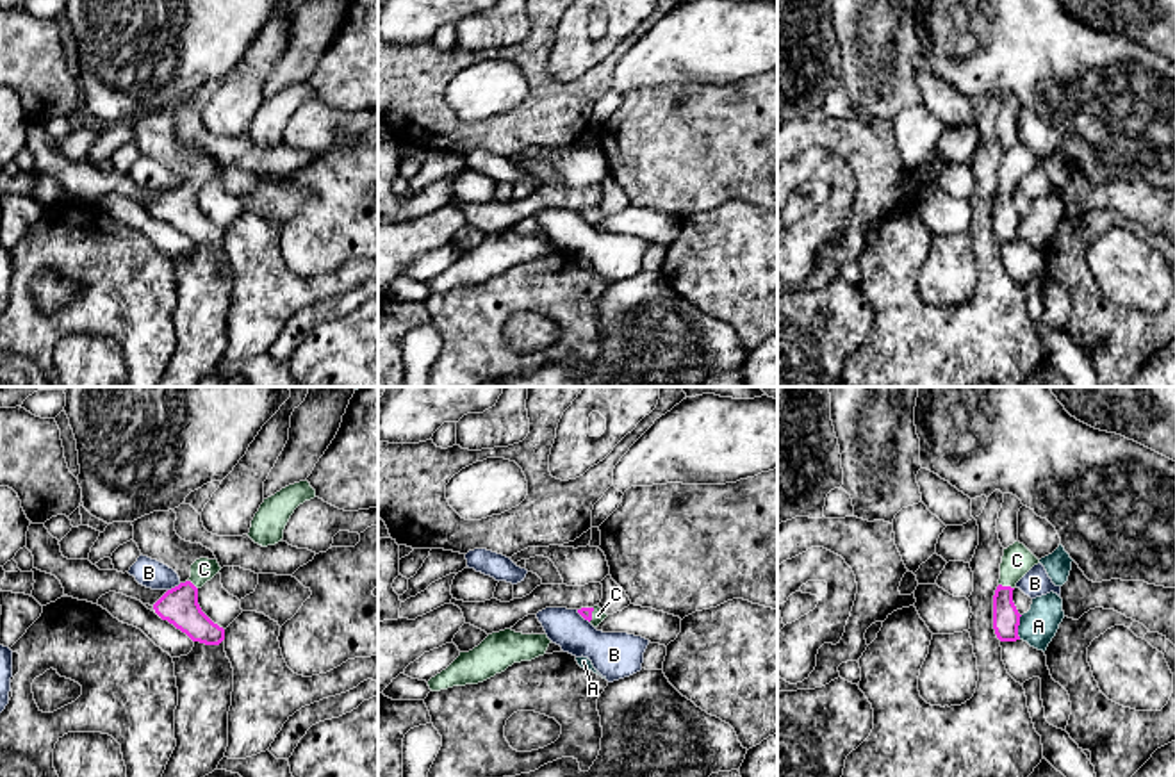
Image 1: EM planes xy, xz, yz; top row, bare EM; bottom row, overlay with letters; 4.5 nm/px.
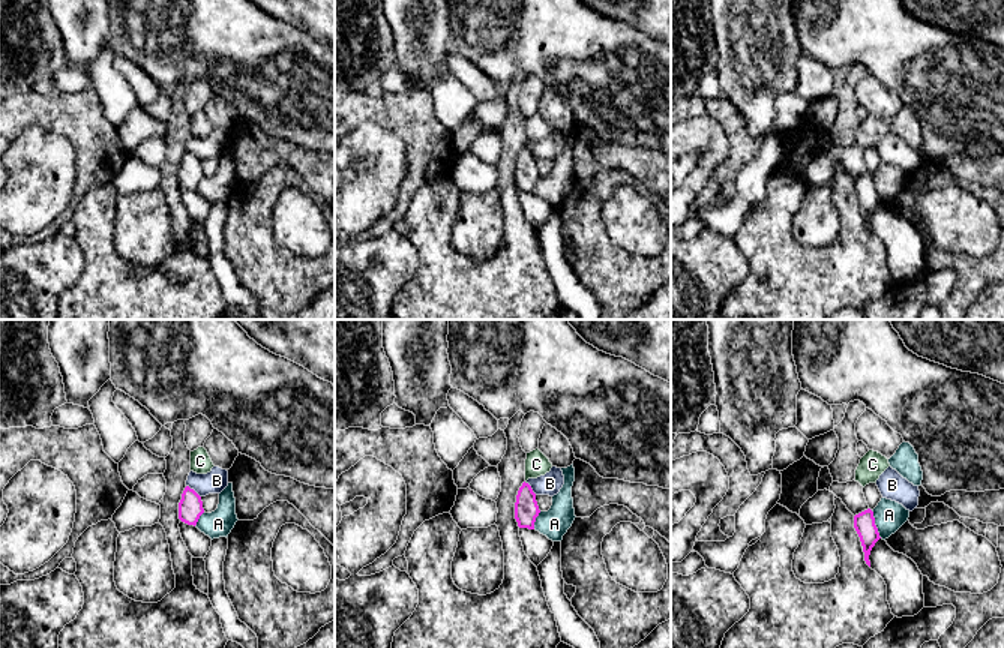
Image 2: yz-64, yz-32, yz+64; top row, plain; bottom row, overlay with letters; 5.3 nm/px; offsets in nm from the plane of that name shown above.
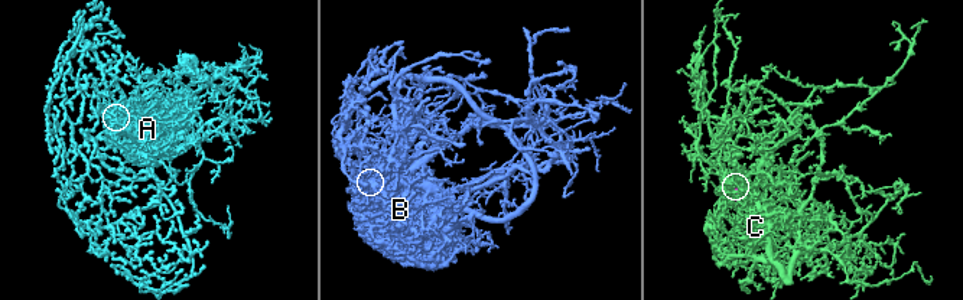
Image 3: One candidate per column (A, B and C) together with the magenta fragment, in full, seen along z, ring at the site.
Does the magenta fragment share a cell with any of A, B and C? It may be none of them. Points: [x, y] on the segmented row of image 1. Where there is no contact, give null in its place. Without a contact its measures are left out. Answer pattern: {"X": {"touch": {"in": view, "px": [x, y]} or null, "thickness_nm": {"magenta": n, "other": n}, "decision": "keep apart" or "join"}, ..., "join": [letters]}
{"A": {"touch": {"in": "yz", "px": [1017, 628]}, "thickness_nm": {"magenta": 130, "other": 170}, "decision": "keep apart"}, "B": {"touch": {"in": "xy", "px": [175, 587]}, "thickness_nm": {"magenta": 170, "other": 130}, "decision": "keep apart"}, "C": {"touch": {"in": "yz", "px": [1006, 587]}, "thickness_nm": {"magenta": 130, "other": 140}, "decision": "join"}, "join": ["C"]}

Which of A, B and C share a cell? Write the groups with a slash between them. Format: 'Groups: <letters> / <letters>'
Groups: A / B / C

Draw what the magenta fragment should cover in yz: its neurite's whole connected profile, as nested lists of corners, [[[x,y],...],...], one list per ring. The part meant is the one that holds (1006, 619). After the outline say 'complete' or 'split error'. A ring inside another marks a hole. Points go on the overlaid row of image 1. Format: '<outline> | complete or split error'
[[[1020,542],[1004,549],[1000,563],[1000,579],[993,595],[993,629],[1000,642],[1016,642],[1020,613],[1013,602],[1013,590],[1016,583],[1034,567],[1039,560]]] | split error

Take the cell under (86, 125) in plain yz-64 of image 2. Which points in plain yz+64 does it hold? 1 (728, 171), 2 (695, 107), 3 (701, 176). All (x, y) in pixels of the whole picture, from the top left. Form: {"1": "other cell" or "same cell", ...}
{"1": "same cell", "2": "same cell", "3": "other cell"}

